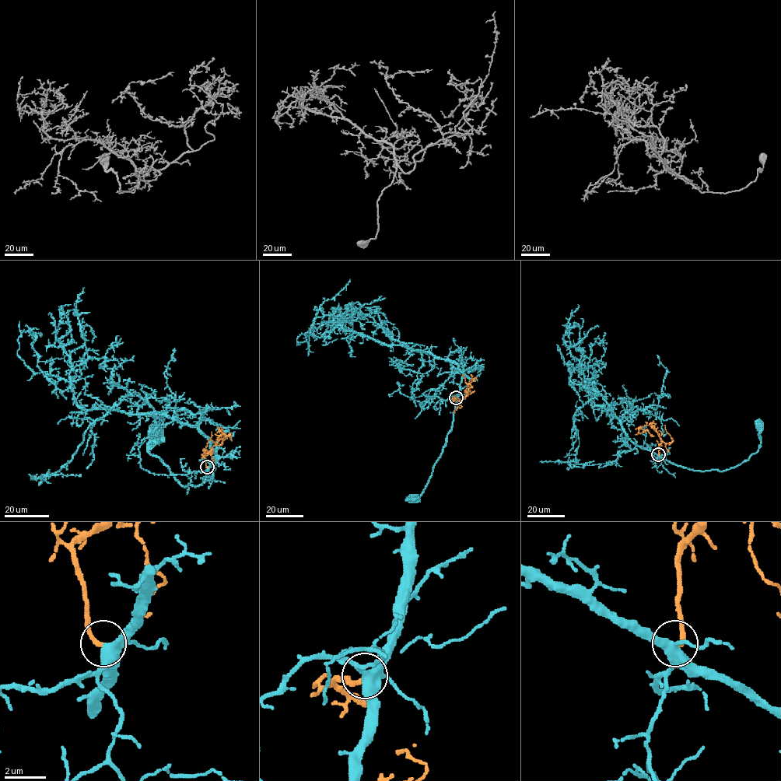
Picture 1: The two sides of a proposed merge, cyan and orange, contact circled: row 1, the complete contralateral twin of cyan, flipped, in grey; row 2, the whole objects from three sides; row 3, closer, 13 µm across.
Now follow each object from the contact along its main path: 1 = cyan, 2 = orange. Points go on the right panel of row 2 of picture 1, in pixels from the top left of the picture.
1: (658, 455), (670, 462), (695, 470), (725, 471), (747, 460), (758, 449), (761, 443), (758, 424)
2: (658, 455), (661, 440), (654, 423), (639, 426), (645, 432), (635, 435)

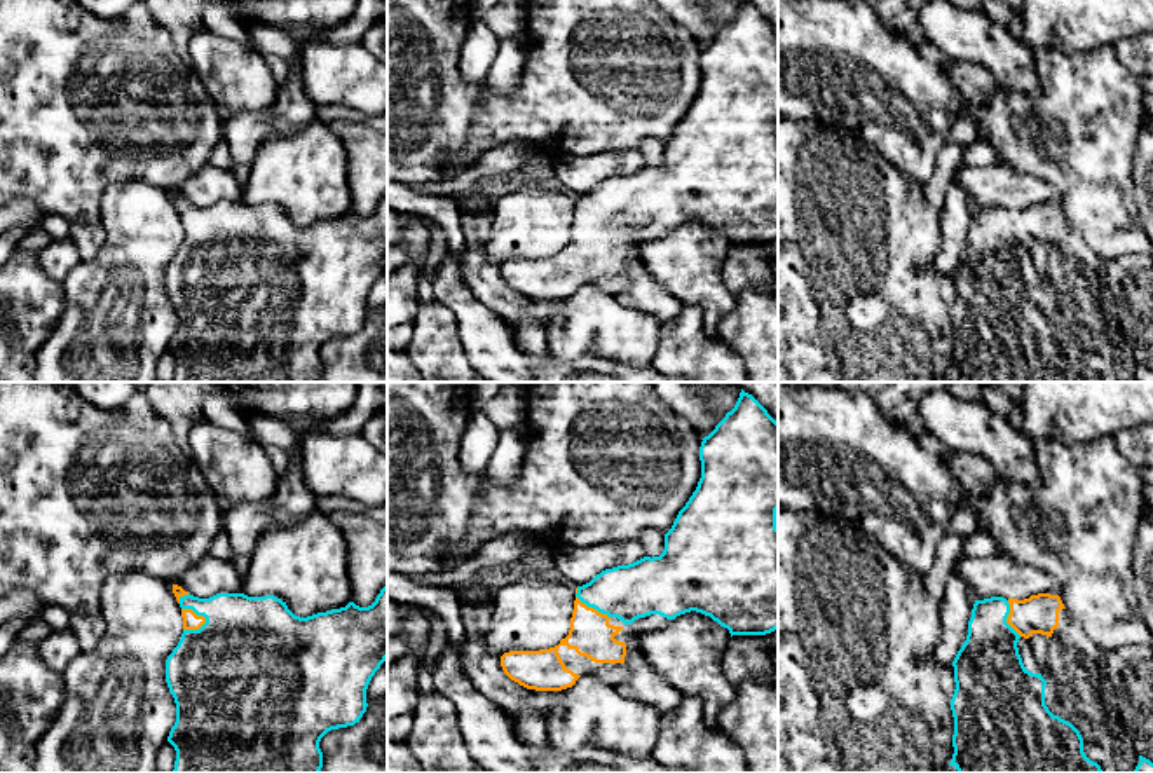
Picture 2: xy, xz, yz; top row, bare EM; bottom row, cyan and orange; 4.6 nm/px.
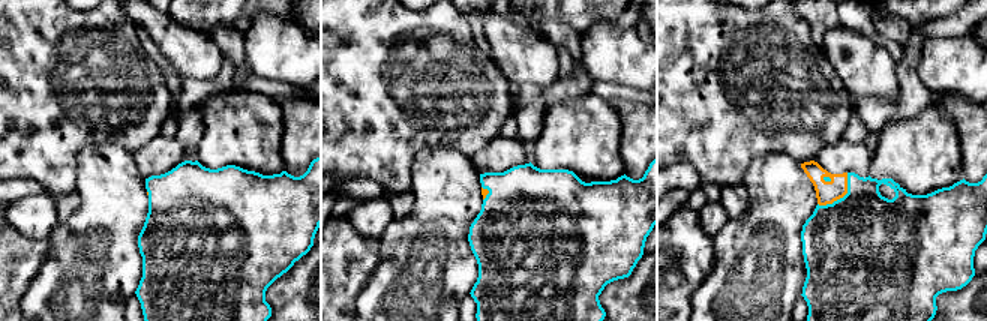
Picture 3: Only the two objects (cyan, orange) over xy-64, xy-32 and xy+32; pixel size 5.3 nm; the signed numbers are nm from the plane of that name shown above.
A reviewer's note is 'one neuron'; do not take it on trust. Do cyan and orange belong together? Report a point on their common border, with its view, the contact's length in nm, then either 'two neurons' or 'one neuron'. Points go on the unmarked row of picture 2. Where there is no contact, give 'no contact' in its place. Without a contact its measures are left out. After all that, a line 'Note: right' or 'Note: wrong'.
meets cyan in xy at (196, 222); contact 140 nm long; one neuron
Note: right

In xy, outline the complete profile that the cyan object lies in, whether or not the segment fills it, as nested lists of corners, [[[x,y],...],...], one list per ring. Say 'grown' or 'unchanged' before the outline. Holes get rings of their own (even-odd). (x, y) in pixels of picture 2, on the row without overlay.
grown; [[[173,194],[173,202],[181,216],[183,227],[181,248],[166,269],[166,291],[176,312],[176,332],[167,345],[167,351],[176,359],[173,382],[319,382],[323,377],[321,347],[331,339],[359,332],[368,316],[368,293],[387,269],[387,195],[380,199],[375,211],[368,216],[349,211],[345,216],[307,227],[295,225],[286,211],[274,204],[248,206],[244,202],[216,202],[209,208],[199,208],[178,194]]]

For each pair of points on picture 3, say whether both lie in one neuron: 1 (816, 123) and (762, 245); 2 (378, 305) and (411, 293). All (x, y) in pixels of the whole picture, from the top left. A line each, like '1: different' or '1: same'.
1: different
2: same

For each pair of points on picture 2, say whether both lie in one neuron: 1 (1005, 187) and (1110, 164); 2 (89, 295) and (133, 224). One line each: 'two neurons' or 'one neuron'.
1: two neurons
2: one neuron

